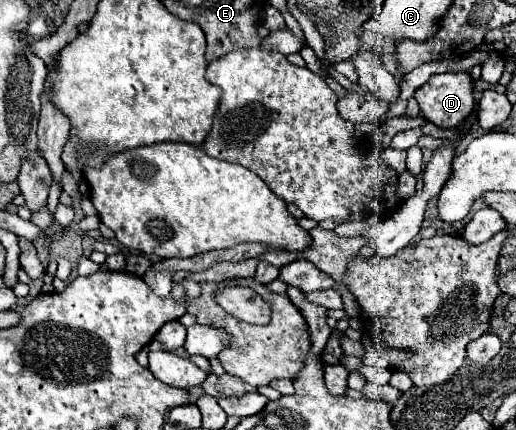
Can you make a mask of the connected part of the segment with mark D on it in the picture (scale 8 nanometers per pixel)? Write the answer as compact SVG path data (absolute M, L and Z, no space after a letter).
M438 73L438 75L432 75L422 87L416 89L414 97L420 105L422 117L440 129L456 129L476 111L476 97L474 97L470 73Z

